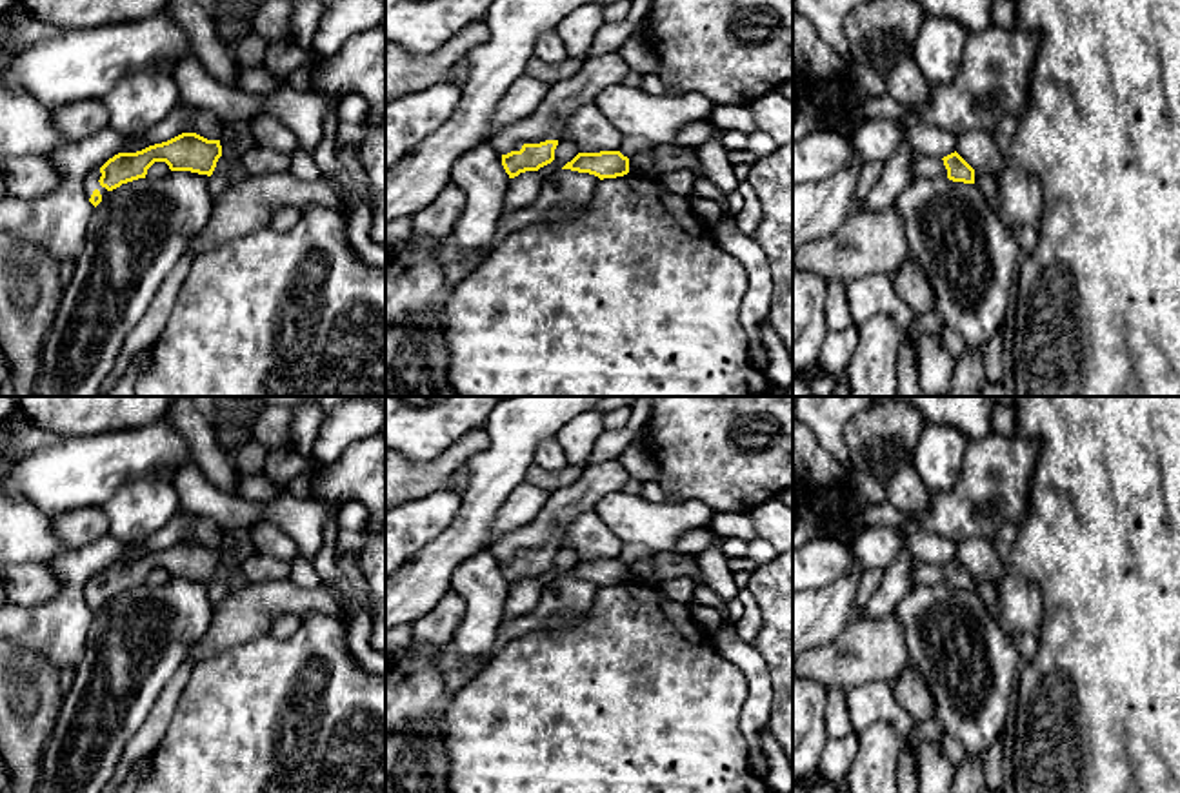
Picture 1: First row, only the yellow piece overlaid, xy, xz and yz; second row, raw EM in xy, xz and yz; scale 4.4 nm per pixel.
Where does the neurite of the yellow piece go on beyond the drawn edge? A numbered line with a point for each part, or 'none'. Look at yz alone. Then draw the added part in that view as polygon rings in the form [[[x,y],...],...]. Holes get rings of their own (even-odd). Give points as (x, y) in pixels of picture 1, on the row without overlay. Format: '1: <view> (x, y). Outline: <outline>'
1: yz (924, 573). Outline: [[[916,558],[913,567],[913,584],[940,586],[940,584],[947,584],[947,577],[942,566],[933,566]]]

